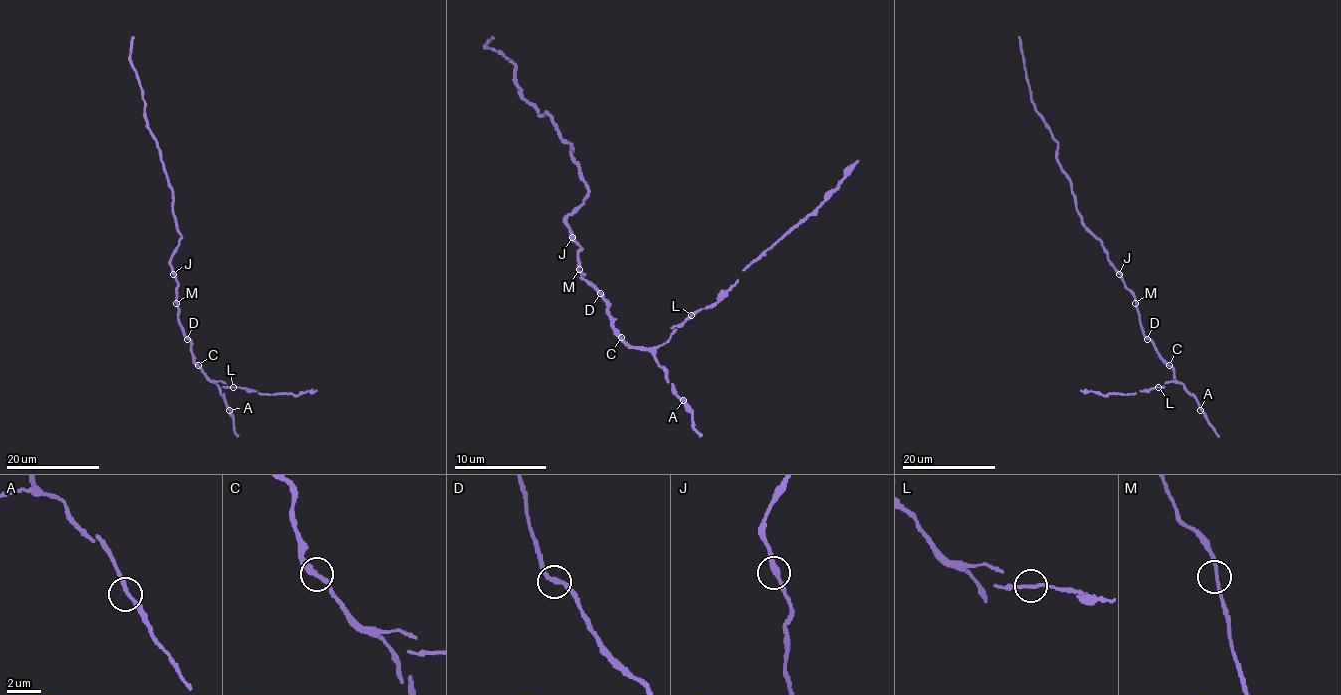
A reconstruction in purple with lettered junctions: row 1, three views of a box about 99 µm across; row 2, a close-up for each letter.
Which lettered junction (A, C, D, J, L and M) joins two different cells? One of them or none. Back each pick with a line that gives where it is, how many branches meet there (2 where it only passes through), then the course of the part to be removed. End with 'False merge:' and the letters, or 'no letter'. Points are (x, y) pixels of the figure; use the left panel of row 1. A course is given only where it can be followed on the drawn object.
False merge: no letter

